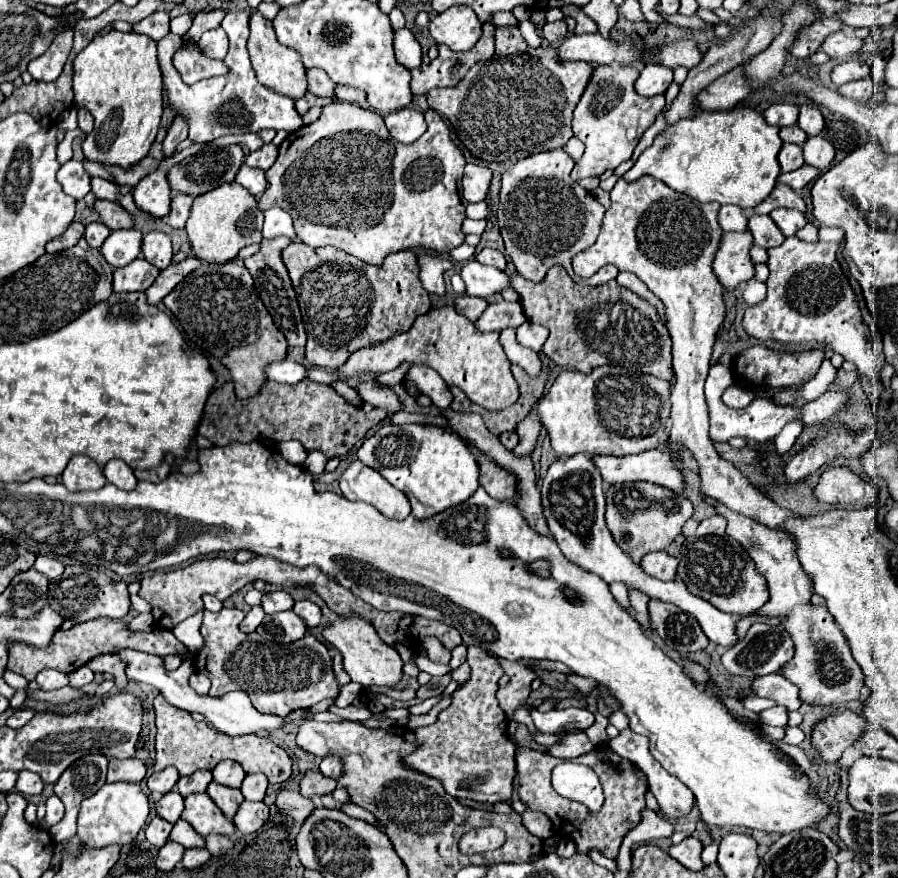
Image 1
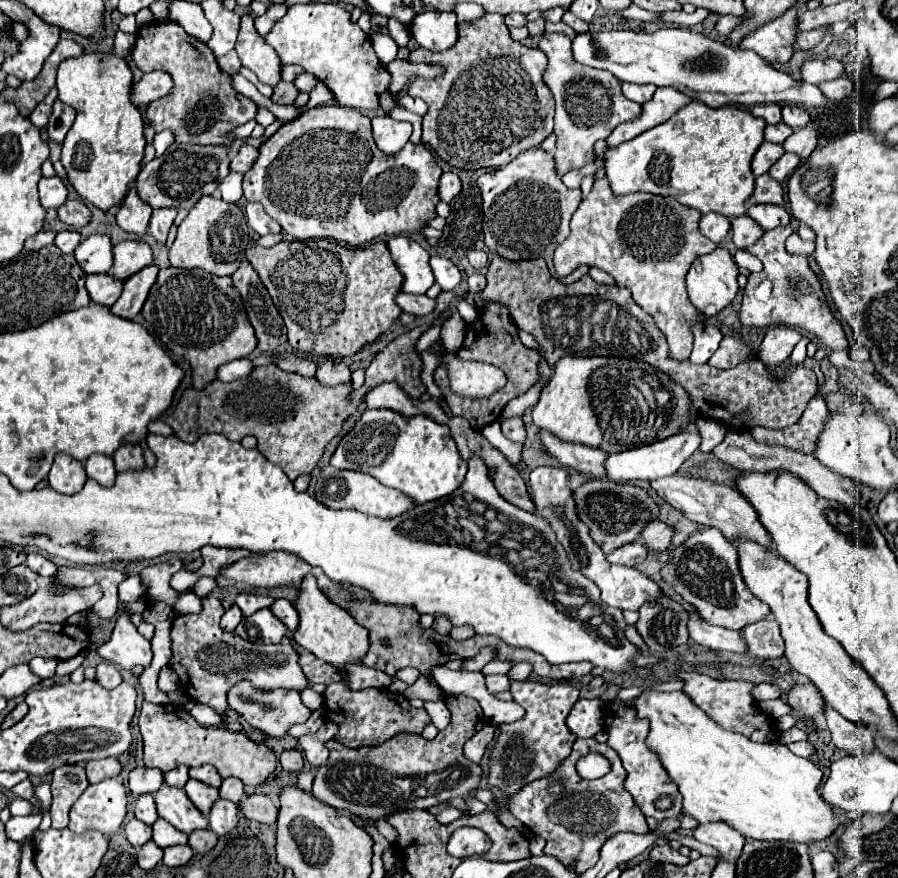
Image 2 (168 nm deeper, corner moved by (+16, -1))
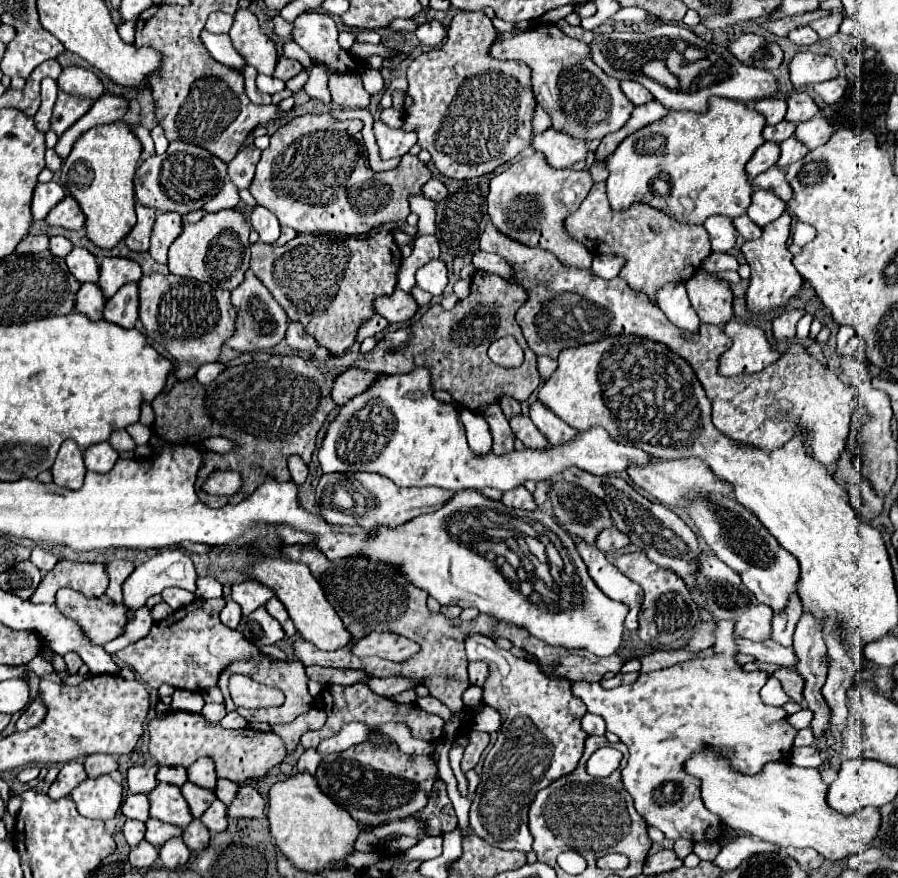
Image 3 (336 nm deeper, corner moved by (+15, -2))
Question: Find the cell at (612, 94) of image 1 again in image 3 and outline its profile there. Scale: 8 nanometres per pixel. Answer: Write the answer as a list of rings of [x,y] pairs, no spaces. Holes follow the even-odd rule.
[[[539,24],[527,32],[499,40],[491,46],[491,56],[521,60],[533,70],[533,94],[551,116],[553,128],[563,134],[591,142],[617,132],[631,118],[635,106],[619,88],[617,78],[607,76],[595,66],[585,52],[585,44],[565,36],[555,24]]]

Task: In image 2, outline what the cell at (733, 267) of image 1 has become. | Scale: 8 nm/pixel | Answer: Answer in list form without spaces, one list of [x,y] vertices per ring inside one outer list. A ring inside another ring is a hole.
[[[714,249],[712,253],[698,257],[692,263],[692,269],[686,277],[686,285],[688,285],[688,299],[690,303],[704,315],[704,317],[712,317],[716,313],[720,313],[738,293],[738,267],[734,263],[734,259],[730,257],[730,253],[726,249]]]

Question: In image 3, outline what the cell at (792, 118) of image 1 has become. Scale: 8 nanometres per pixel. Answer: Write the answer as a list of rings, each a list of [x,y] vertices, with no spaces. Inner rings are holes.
[[[765,98],[765,100],[755,102],[755,110],[765,116],[767,124],[779,124],[785,118],[787,104],[781,98]]]

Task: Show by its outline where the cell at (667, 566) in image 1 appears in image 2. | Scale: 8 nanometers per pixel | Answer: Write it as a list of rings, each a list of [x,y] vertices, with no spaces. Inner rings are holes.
[[[634,541],[634,543],[626,543],[626,545],[622,545],[620,549],[612,551],[612,553],[608,555],[608,561],[610,561],[610,563],[616,563],[616,565],[634,567],[634,565],[638,565],[638,563],[642,563],[642,561],[646,559],[646,553],[648,553],[648,549],[644,549],[642,543]]]

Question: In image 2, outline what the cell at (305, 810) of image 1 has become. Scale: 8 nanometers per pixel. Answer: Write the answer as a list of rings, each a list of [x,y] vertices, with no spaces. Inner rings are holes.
[[[260,793],[246,795],[246,797],[238,803],[238,809],[240,809],[240,813],[242,813],[246,819],[252,819],[252,821],[258,821],[258,823],[268,823],[268,825],[274,825],[274,823],[276,823],[278,807],[276,807],[276,805],[272,803],[272,799],[266,797],[266,795],[260,795]]]

